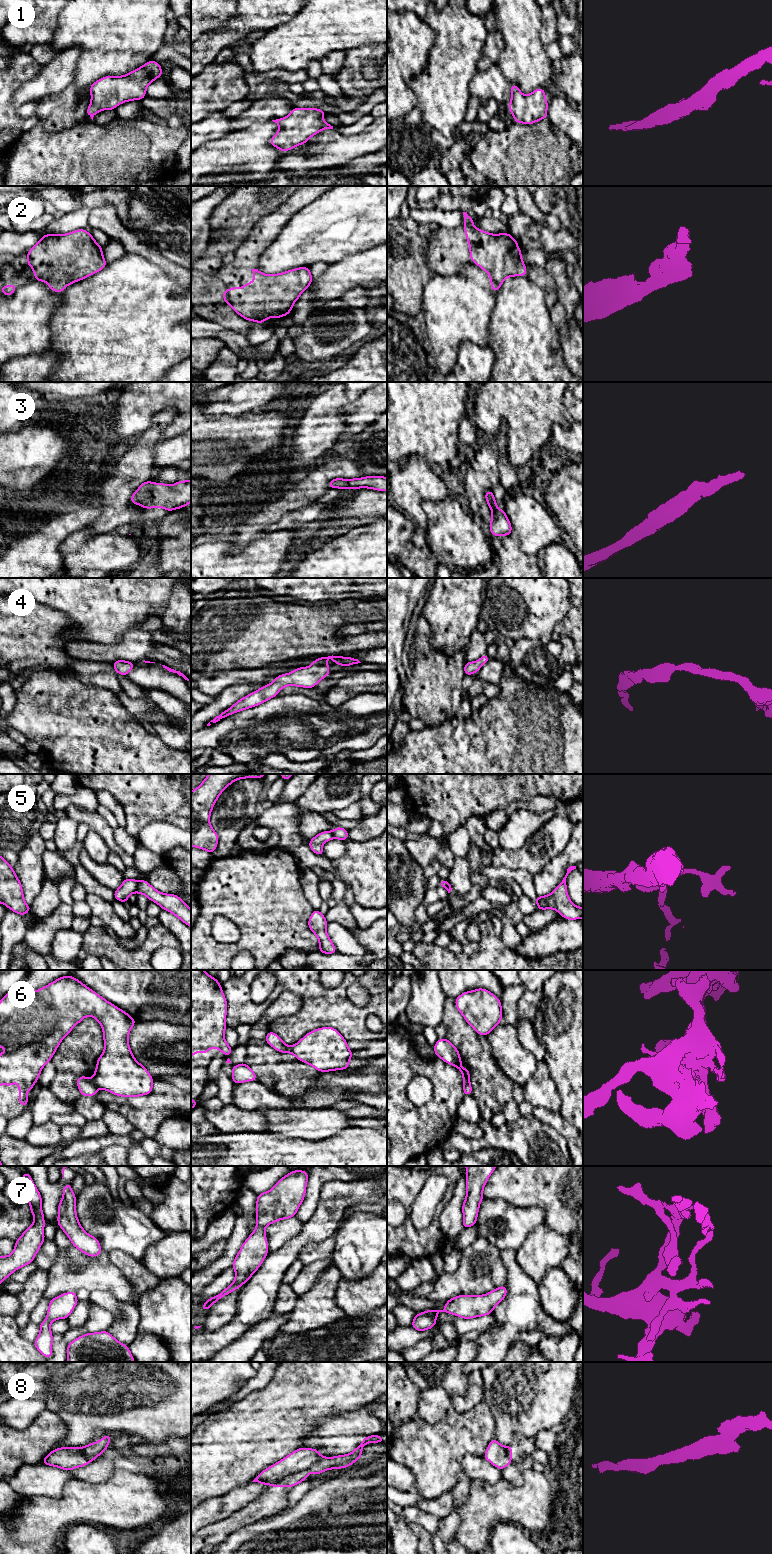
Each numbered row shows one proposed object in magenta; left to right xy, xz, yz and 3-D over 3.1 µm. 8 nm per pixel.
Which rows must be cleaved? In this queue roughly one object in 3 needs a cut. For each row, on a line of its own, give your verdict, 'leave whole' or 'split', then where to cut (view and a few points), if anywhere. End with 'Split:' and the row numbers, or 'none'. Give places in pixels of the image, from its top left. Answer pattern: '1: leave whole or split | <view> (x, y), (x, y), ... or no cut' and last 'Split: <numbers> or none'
1: leave whole | no cut
2: leave whole | no cut
3: leave whole | no cut
4: leave whole | no cut
5: split | xy (137, 881), (135, 891)
6: leave whole | no cut
7: leave whole | no cut
8: split | xz (324, 1457), (308, 1468), (293, 1472), (271, 1485)
Split: 5, 8

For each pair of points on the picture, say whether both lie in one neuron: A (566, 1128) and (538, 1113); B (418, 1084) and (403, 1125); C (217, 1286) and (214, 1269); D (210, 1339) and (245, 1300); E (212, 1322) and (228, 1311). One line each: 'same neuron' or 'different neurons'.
A: same neuron
B: different neurons
C: different neurons
D: same neuron
E: same neuron

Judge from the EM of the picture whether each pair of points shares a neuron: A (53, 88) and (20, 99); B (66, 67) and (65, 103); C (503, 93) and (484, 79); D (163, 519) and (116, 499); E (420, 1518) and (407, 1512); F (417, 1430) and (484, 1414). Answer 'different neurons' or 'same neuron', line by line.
A: same neuron
B: different neurons
C: same neuron
D: same neuron
E: same neuron
F: same neuron

